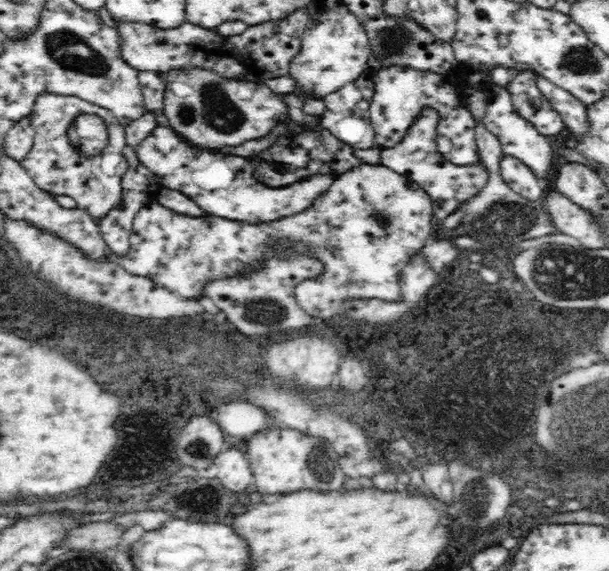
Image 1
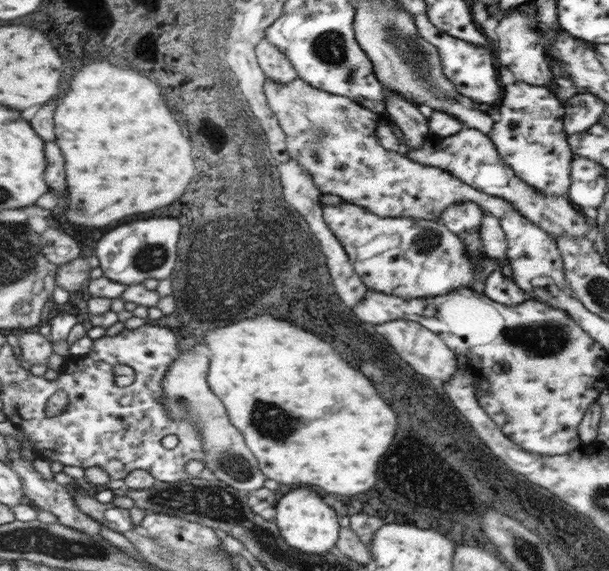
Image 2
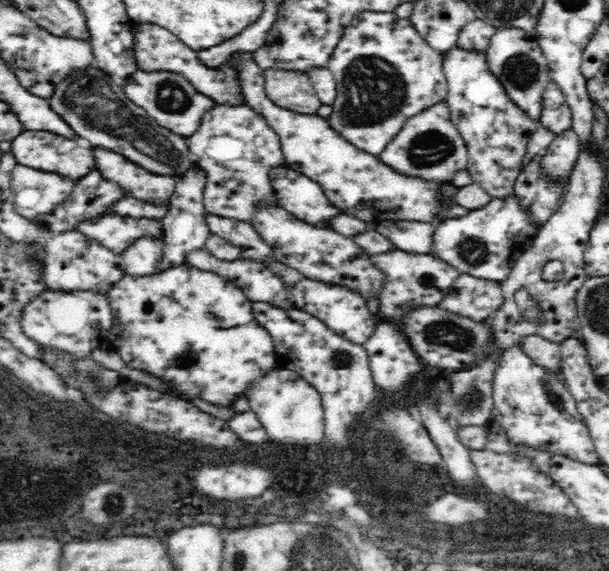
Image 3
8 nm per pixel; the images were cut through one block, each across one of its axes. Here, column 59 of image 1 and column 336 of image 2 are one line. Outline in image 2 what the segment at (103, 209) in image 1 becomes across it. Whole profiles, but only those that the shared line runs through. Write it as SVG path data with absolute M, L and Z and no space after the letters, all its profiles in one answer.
M299 78L291 84L265 80L265 96L285 132L289 160L295 160L313 176L321 194L335 194L377 216L429 222L439 222L449 208L469 202L473 202L483 216L497 220L503 220L509 214L521 214L517 206L501 196L489 196L441 168L413 162L401 156L401 152L383 148L375 132L381 116L367 106L361 106L361 102L353 102L349 96L321 92Z

